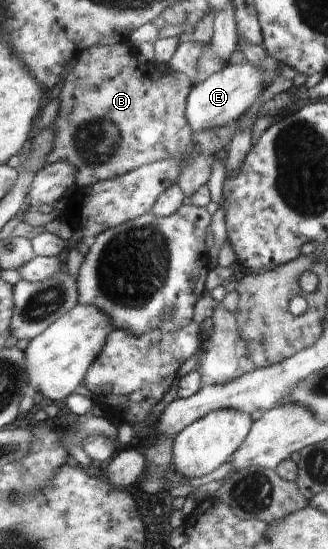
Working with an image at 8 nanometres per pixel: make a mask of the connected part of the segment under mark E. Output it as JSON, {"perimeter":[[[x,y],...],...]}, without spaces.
{"perimeter":[[[270,55],[257,68],[250,62],[227,65],[218,73],[207,77],[203,82],[194,85],[188,94],[185,105],[185,116],[193,132],[200,133],[211,129],[223,128],[228,124],[238,121],[239,116],[246,113],[250,106],[258,99],[269,77],[279,74],[279,62]]]}

